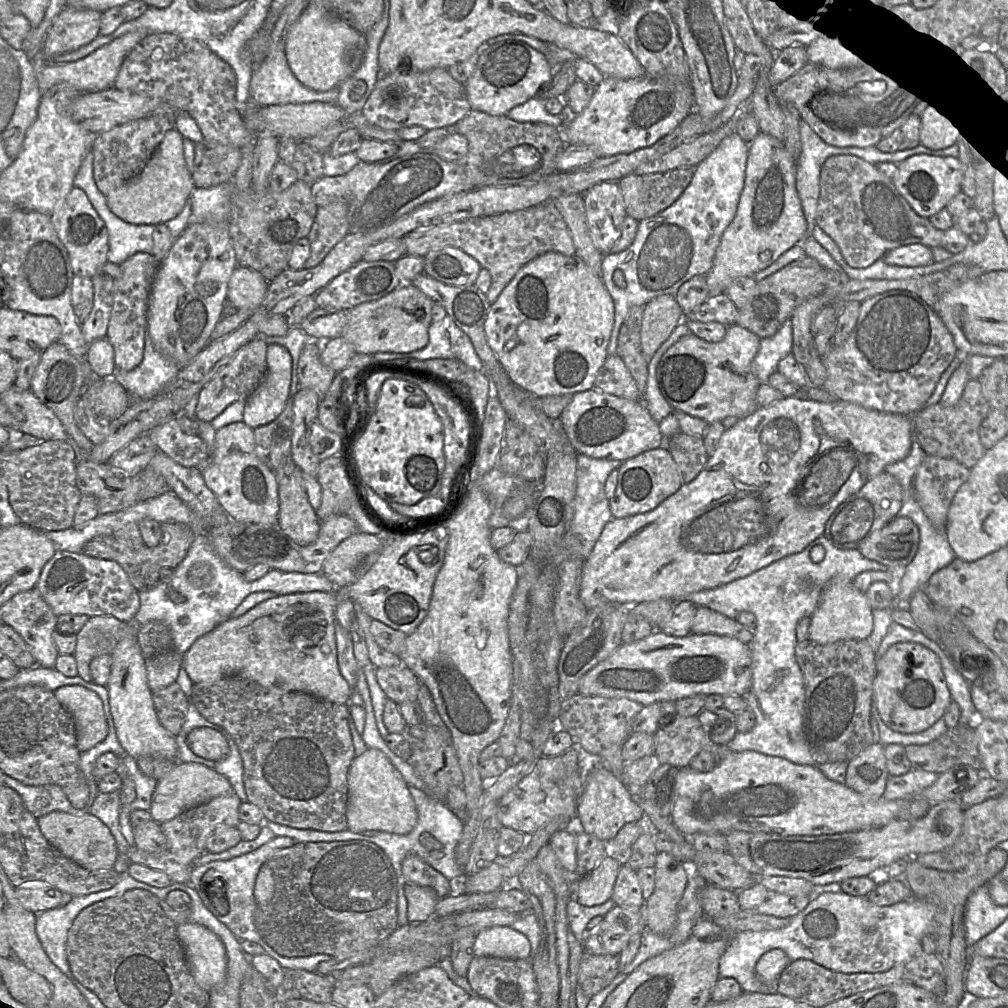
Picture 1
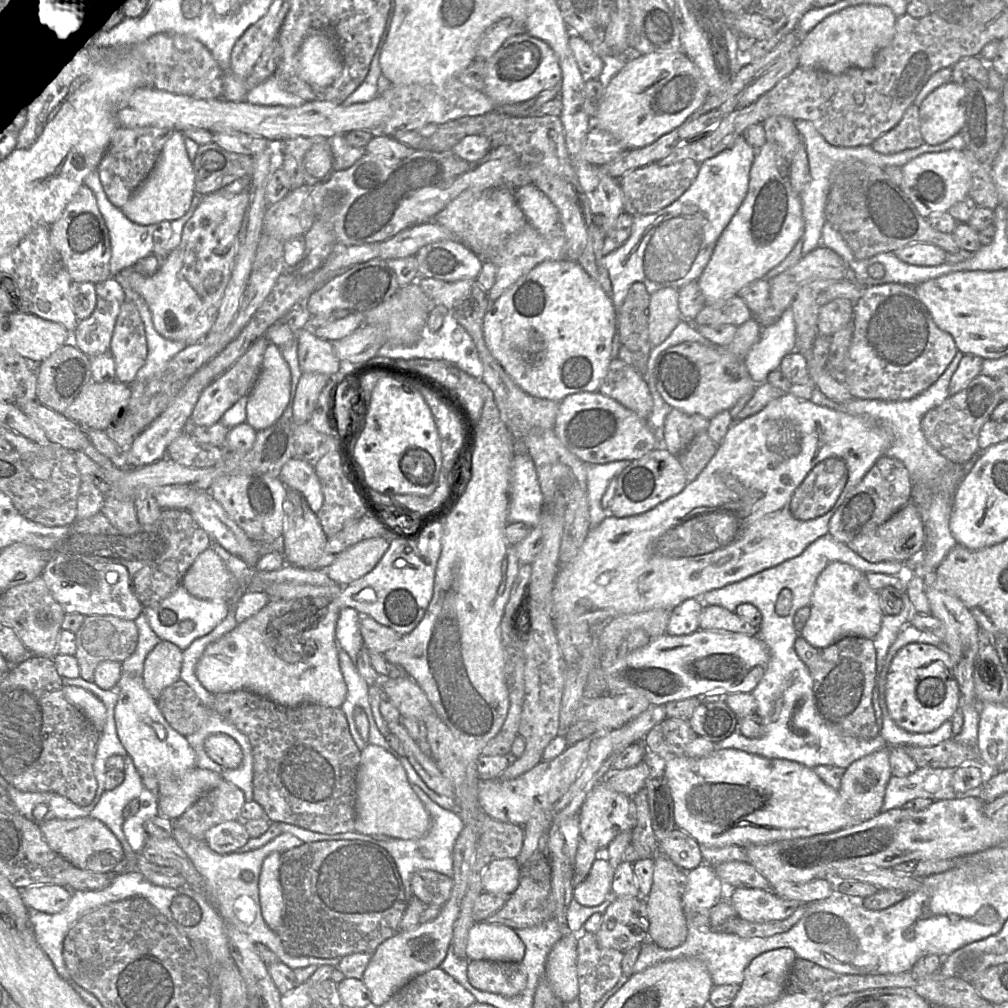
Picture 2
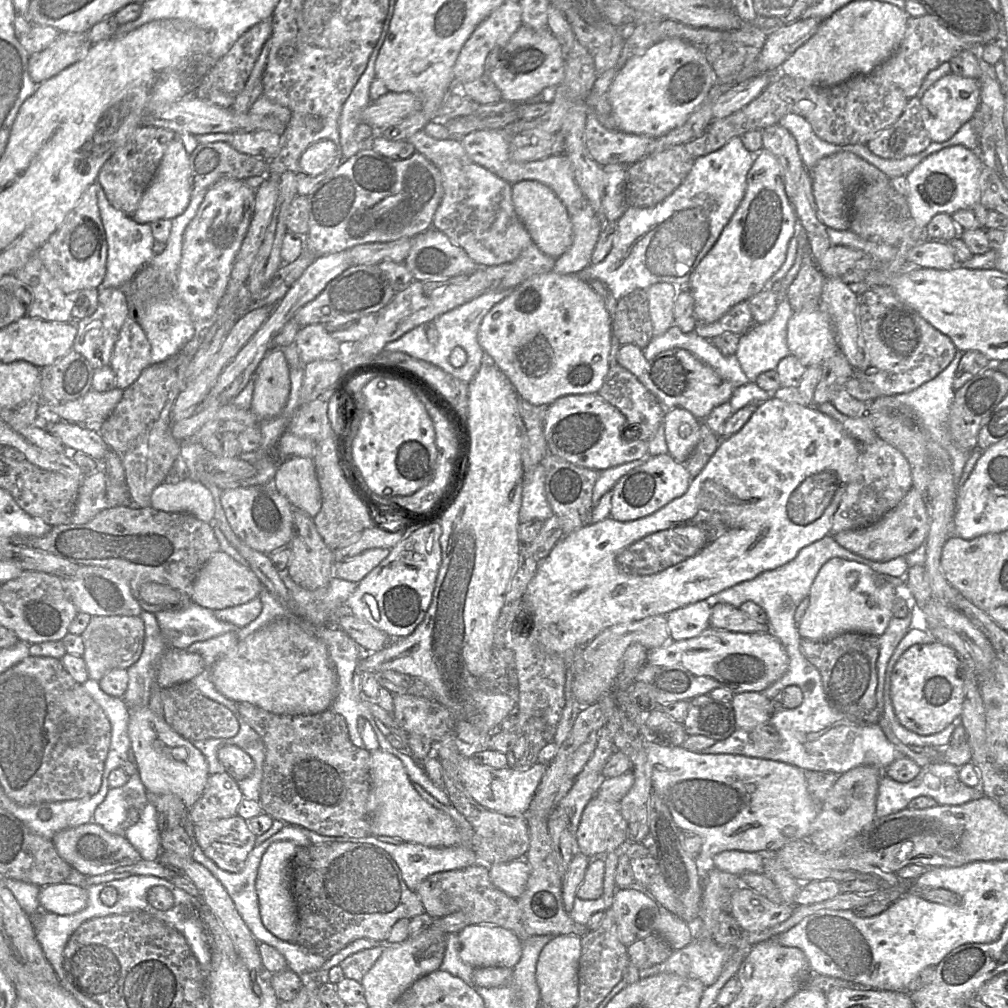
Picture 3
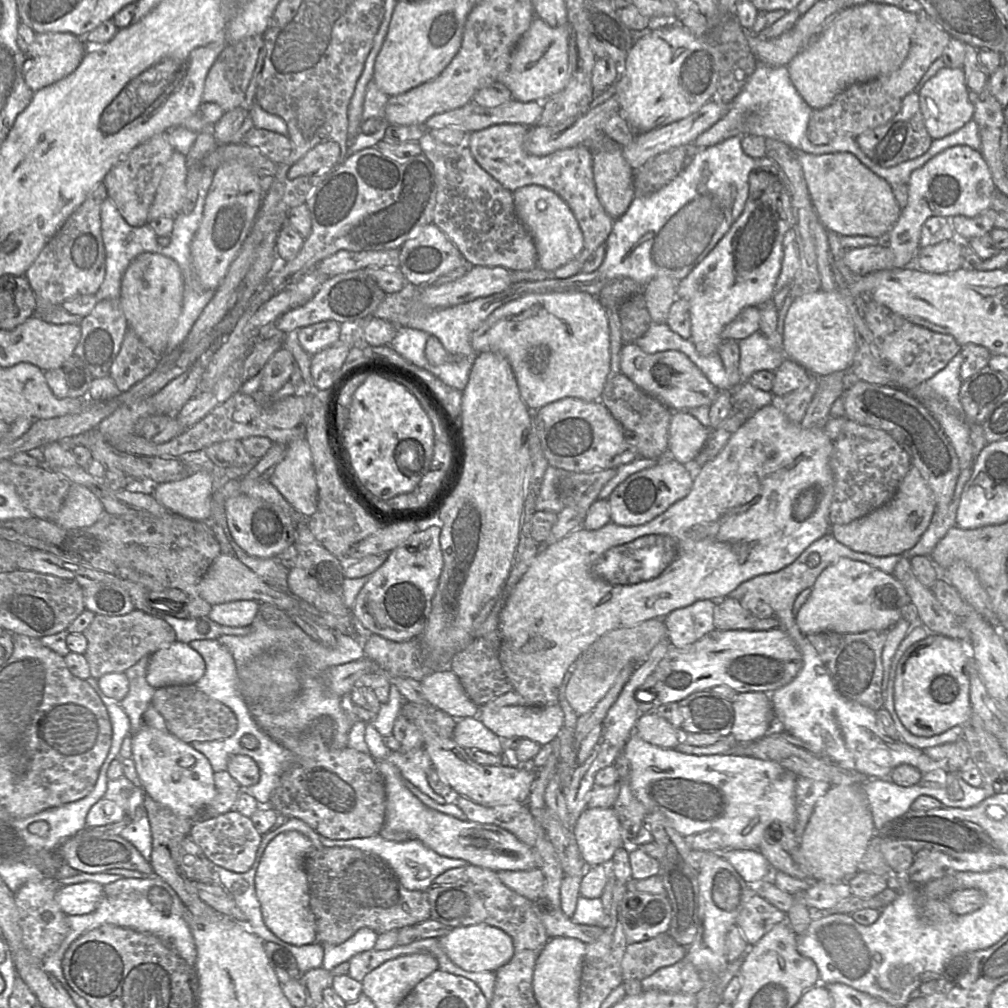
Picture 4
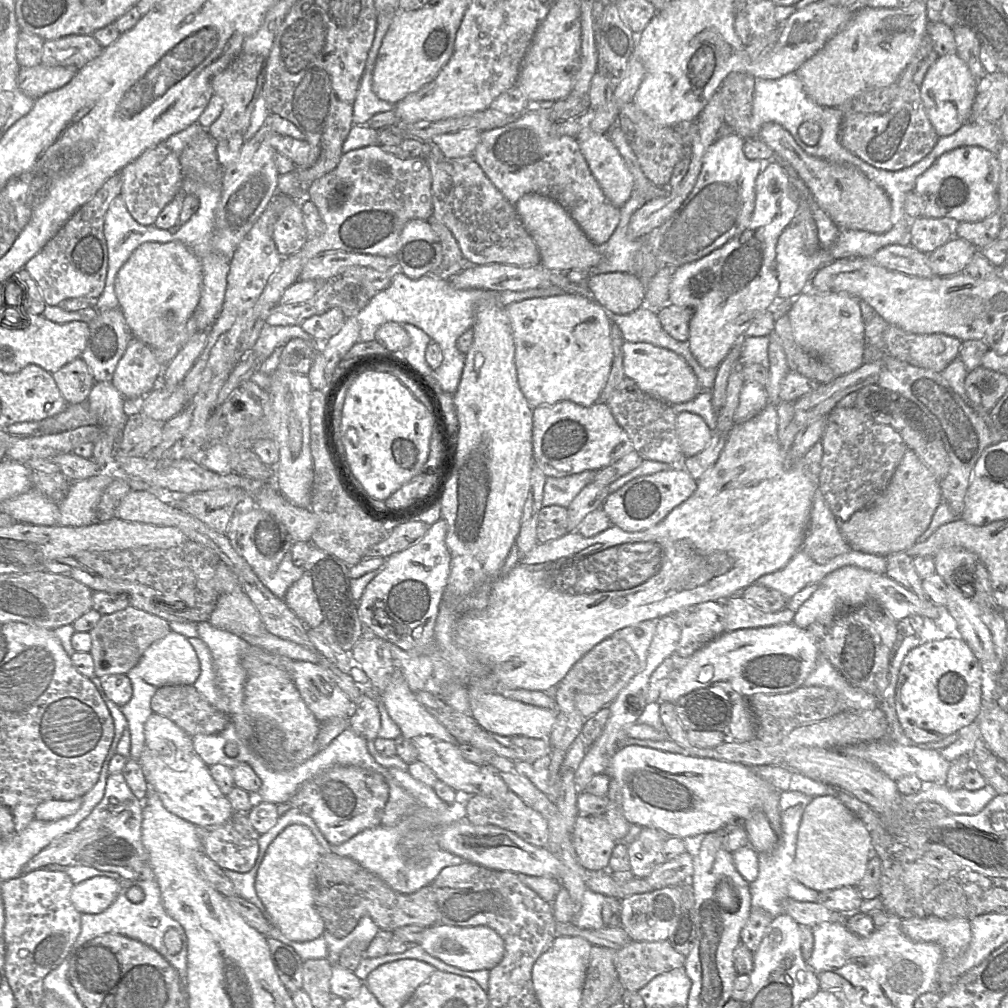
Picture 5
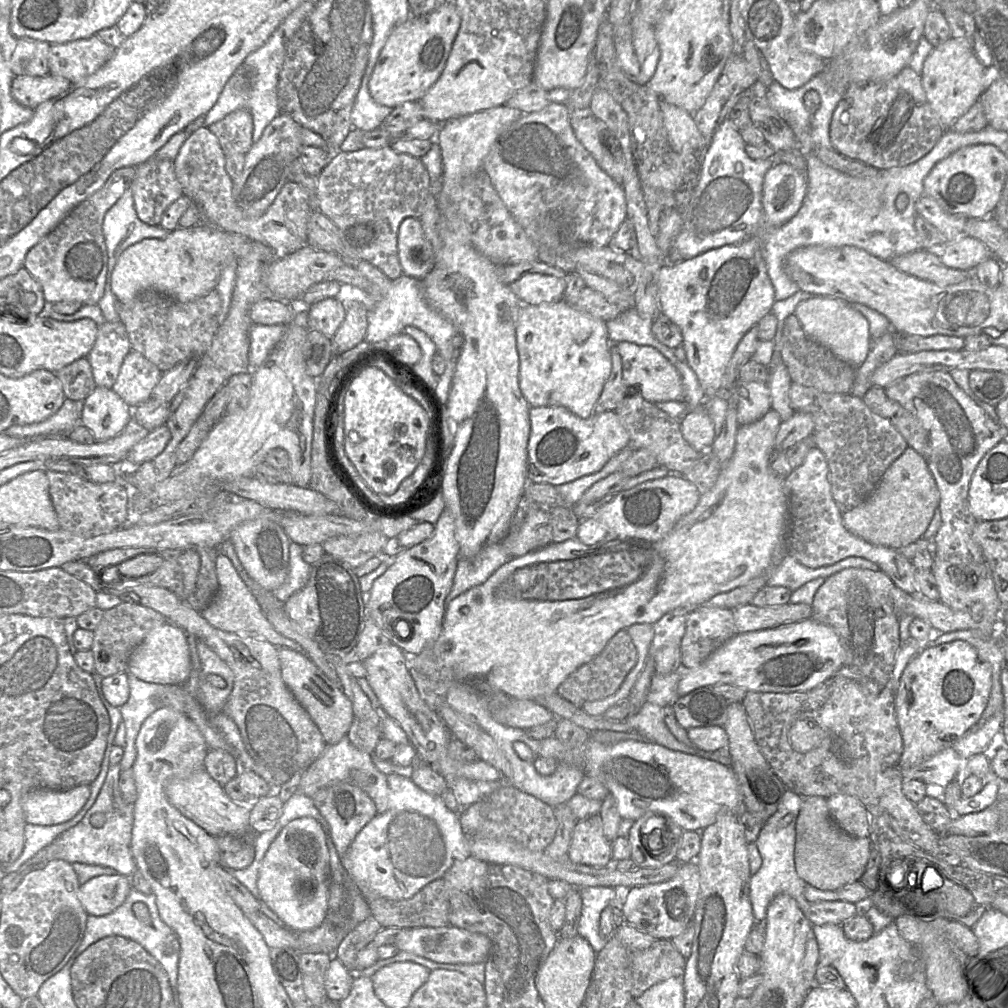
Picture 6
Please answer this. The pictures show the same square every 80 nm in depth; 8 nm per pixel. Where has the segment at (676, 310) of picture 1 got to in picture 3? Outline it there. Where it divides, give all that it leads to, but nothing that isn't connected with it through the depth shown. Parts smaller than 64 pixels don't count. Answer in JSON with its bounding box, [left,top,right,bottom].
[646,283,679,336]

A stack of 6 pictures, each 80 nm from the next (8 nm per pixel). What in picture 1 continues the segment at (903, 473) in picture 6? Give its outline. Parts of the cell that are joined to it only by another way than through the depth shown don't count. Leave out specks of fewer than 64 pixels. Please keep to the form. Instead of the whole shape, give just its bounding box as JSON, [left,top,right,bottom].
[860,516,919,569]

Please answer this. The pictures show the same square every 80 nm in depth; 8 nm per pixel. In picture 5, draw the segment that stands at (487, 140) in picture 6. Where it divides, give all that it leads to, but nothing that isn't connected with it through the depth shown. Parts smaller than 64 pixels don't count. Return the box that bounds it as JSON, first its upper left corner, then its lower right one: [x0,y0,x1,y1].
[431,128,480,158]

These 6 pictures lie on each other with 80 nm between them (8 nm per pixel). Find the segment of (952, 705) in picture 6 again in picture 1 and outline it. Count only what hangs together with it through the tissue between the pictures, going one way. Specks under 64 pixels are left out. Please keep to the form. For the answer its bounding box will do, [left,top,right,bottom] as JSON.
[873,642,952,733]

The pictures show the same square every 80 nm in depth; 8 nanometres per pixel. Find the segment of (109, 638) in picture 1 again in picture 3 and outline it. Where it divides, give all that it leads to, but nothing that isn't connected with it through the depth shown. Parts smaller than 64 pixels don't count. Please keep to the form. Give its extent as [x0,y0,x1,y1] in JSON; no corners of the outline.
[81,616,144,681]

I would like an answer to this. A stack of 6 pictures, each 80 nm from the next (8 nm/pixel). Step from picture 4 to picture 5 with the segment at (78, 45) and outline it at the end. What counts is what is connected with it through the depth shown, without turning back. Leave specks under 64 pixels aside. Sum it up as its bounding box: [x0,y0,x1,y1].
[17,63,78,100]

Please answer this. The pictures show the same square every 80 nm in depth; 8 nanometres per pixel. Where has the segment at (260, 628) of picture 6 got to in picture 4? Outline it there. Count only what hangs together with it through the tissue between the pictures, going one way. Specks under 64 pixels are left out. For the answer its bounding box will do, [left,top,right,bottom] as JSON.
[209,600,260,627]

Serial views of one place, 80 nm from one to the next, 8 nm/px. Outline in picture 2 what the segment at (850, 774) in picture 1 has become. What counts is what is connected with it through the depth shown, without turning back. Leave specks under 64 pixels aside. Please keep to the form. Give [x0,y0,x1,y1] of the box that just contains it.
[838,748,891,824]

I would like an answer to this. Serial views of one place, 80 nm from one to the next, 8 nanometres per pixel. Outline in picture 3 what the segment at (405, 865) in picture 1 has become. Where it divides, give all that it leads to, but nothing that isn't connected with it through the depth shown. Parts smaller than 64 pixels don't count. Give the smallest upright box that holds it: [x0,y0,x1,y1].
[416,864,530,941]

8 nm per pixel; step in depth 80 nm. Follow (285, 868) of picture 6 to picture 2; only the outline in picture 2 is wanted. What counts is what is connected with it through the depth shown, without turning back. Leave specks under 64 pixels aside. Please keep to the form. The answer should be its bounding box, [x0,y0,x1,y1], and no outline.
[258,852,284,932]

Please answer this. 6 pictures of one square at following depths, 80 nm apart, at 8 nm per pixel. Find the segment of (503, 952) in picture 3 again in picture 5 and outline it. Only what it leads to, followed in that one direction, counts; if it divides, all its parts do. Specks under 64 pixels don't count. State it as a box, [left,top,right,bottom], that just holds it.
[418,923,505,971]

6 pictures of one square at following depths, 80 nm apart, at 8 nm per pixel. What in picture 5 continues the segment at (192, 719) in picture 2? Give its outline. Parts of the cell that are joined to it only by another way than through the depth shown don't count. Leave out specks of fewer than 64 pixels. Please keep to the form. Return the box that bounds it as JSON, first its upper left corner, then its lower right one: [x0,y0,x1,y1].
[151,684,230,737]

